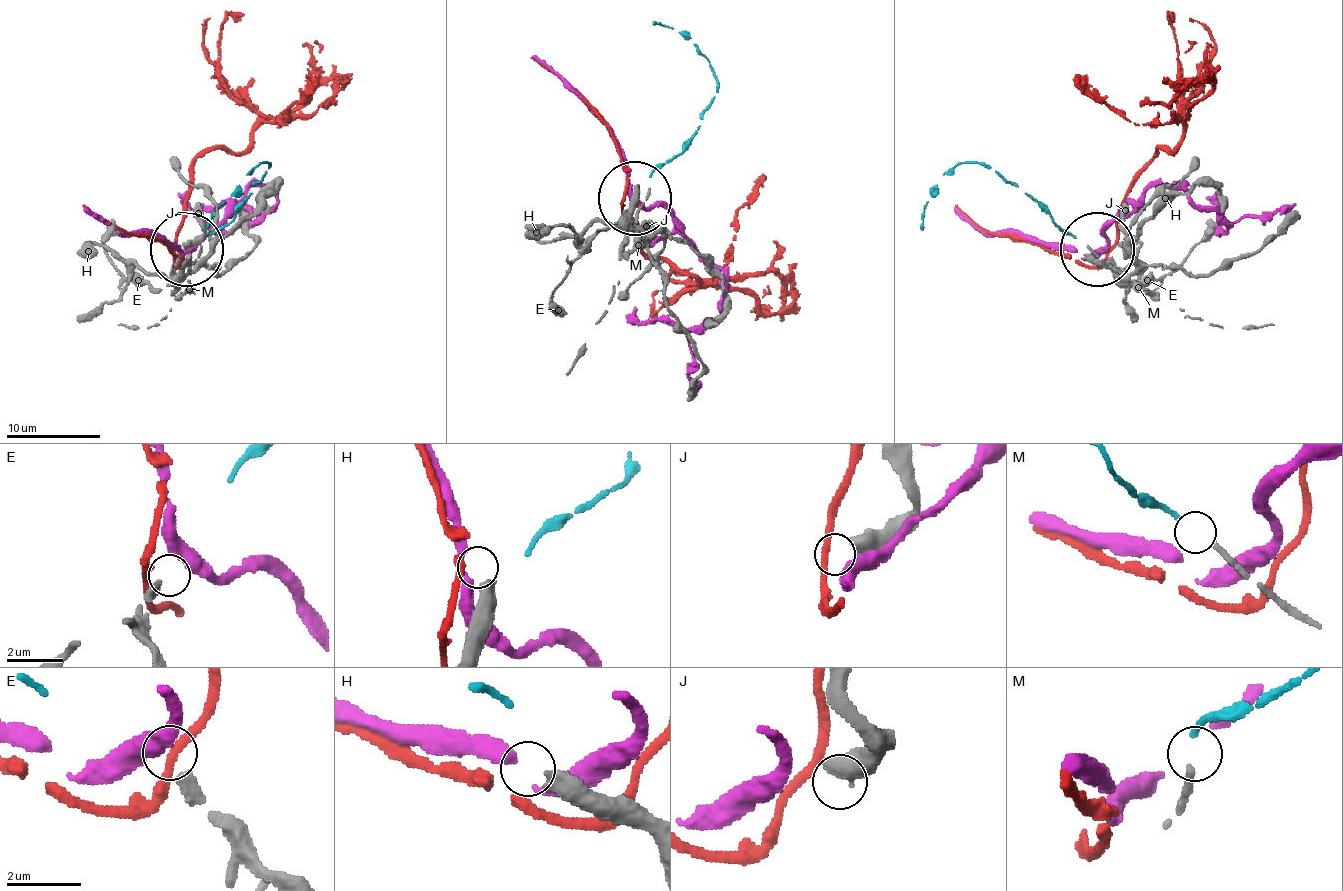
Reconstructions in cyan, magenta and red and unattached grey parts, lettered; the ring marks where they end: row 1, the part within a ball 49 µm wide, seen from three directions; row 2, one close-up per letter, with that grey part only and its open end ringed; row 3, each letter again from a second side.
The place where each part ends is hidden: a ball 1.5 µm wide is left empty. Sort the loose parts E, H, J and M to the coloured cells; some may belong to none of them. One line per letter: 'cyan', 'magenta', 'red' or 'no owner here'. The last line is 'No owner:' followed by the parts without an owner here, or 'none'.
E: magenta
H: no owner here
J: no owner here
M: cyan
No owner: H, J

